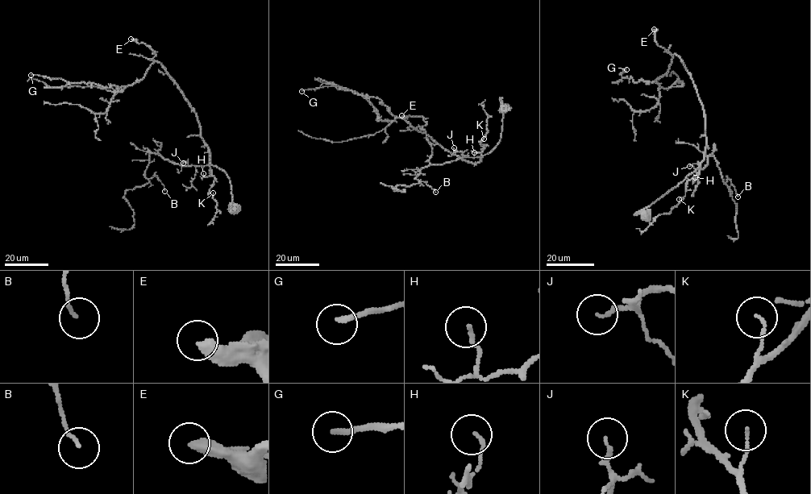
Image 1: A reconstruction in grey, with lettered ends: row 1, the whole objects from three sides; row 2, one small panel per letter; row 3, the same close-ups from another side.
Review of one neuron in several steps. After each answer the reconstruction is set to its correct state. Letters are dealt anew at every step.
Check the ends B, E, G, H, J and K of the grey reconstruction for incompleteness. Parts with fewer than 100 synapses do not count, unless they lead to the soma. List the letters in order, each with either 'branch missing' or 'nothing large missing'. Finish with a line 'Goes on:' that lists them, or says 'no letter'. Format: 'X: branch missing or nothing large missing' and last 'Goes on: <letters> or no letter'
B: nothing large missing
E: branch missing
G: nothing large missing
H: nothing large missing
J: nothing large missing
K: nothing large missing
Goes on: E

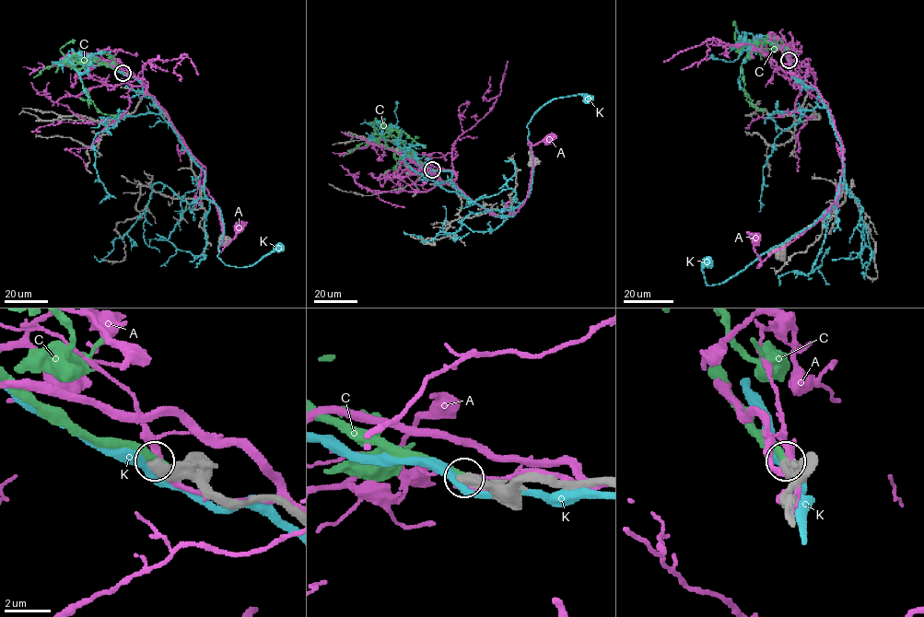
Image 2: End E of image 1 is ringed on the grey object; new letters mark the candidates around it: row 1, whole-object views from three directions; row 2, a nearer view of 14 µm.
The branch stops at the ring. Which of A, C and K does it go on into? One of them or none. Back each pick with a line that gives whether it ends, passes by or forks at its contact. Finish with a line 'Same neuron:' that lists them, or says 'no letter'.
C: it ends there
Same neuron: C

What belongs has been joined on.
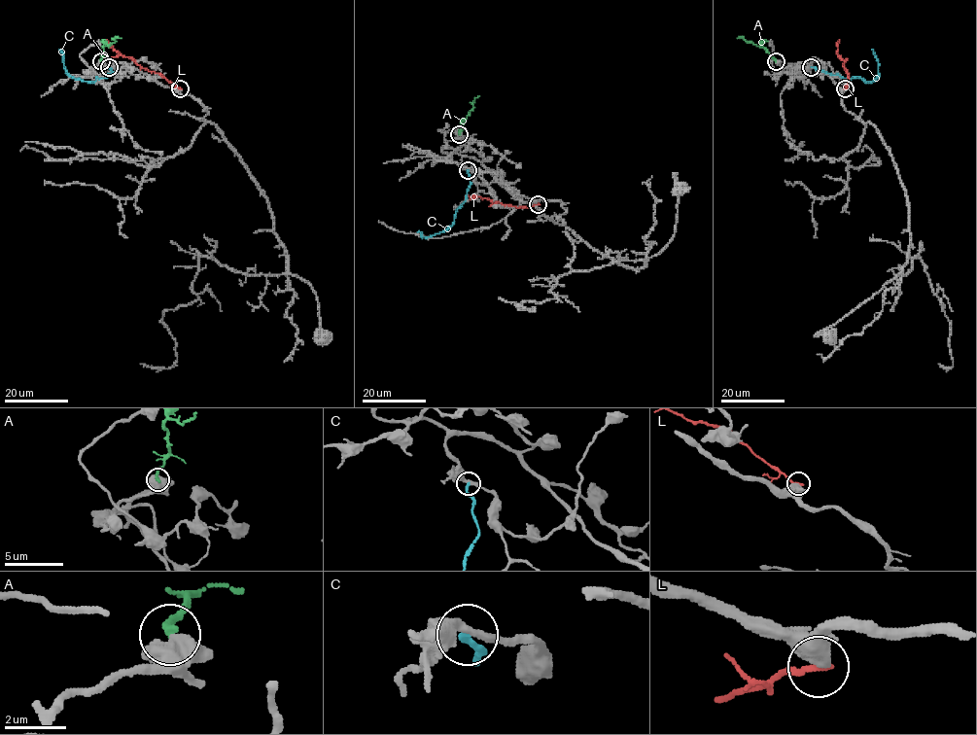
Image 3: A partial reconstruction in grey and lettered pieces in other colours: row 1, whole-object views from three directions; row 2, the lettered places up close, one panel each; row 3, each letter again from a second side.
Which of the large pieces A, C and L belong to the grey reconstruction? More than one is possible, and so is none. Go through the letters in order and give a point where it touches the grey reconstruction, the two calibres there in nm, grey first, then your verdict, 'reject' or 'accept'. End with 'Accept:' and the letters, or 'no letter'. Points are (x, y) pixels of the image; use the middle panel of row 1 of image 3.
A: meets grey at (459, 134); 800 nm thick on the grey side, 260 nm on the other; reject
C: meets grey at (468, 170); 340 nm thick on the grey side, 200 nm on the other; reject
L: meets grey at (538, 204); 380 nm thick on the grey side, 240 nm on the other; reject
Accept: no letter

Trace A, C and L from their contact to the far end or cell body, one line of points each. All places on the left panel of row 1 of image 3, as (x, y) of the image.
A: (100, 61), (104, 46), (115, 41), (116, 37), (122, 38)
C: (110, 67), (112, 71), (107, 76), (96, 77), (92, 82), (74, 77), (64, 69), (59, 49)
L: (180, 88), (158, 73), (121, 54), (107, 40)

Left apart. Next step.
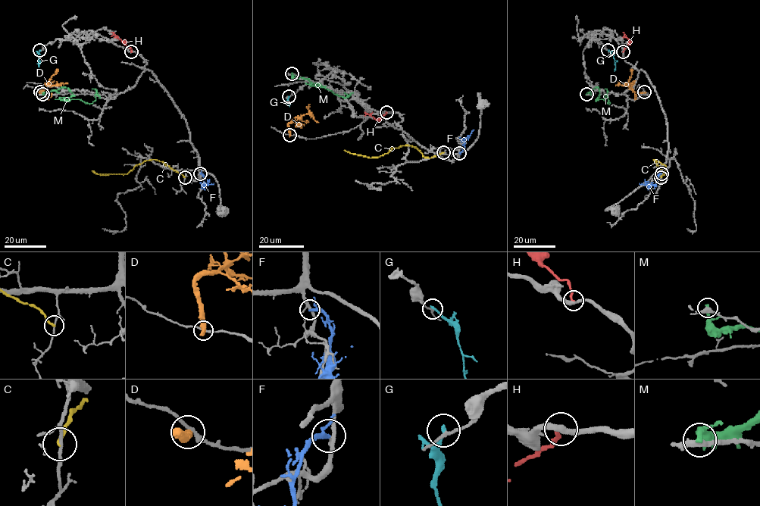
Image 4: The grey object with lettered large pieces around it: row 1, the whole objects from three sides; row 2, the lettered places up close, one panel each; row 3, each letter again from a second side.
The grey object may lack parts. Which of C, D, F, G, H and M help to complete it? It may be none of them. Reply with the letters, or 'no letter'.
no letter

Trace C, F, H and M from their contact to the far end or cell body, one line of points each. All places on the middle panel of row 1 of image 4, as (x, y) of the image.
C: (443, 152), (430, 157), (423, 157), (417, 149), (401, 145), (392, 148), (378, 157), (367, 157), (344, 150)
F: (459, 153), (464, 148), (464, 141), (473, 129)
H: (386, 112), (376, 118), (364, 112)
M: (292, 73), (294, 78), (305, 79), (323, 87), (312, 85), (320, 85), (344, 98), (348, 96), (344, 93)

